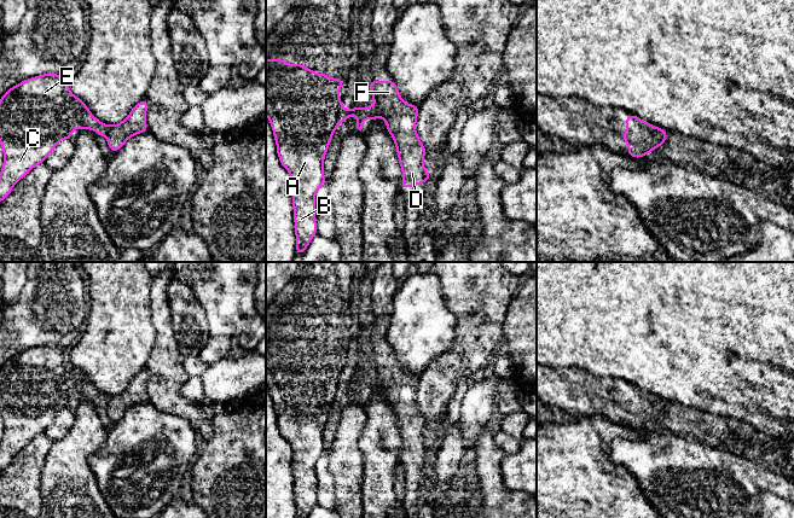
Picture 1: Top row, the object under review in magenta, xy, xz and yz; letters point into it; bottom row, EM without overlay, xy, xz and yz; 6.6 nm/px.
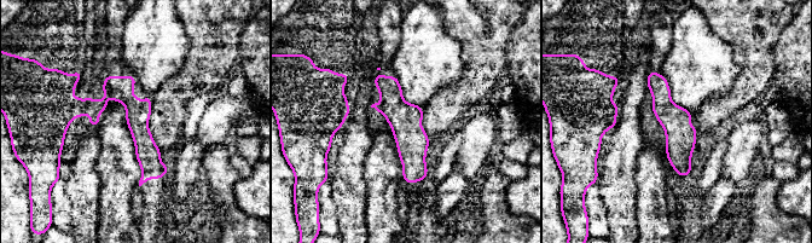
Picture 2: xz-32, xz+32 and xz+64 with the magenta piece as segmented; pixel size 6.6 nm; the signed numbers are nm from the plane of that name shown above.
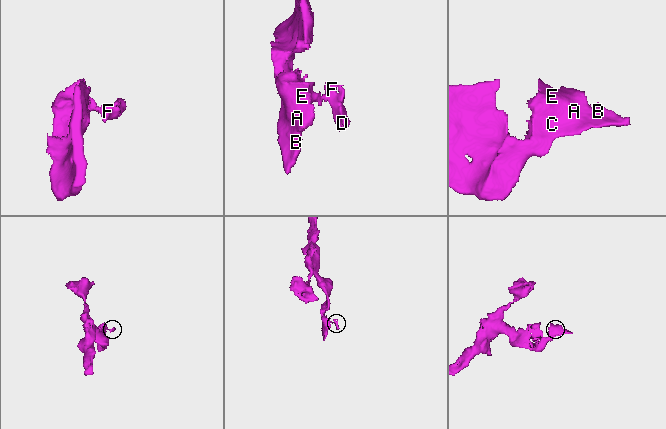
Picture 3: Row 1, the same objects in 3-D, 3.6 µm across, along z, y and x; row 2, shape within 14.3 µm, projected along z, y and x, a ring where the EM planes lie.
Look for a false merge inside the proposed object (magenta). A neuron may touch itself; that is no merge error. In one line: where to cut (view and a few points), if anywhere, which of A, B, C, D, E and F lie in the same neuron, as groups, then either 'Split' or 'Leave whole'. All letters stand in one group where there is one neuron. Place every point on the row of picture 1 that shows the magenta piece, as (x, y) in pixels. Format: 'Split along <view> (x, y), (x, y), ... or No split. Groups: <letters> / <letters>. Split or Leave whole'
Split along xy (109, 126), (106, 137). Groups: A B C E / D F. Split

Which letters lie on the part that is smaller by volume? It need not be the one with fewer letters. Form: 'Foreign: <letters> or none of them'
Foreign: D, F

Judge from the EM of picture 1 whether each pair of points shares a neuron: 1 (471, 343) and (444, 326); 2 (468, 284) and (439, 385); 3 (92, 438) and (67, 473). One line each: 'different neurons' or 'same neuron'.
1: different neurons
2: same neuron
3: same neuron

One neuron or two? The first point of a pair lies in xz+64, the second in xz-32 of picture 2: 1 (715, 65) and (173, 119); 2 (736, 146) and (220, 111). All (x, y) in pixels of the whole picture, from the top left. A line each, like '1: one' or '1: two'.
1: two
2: one

